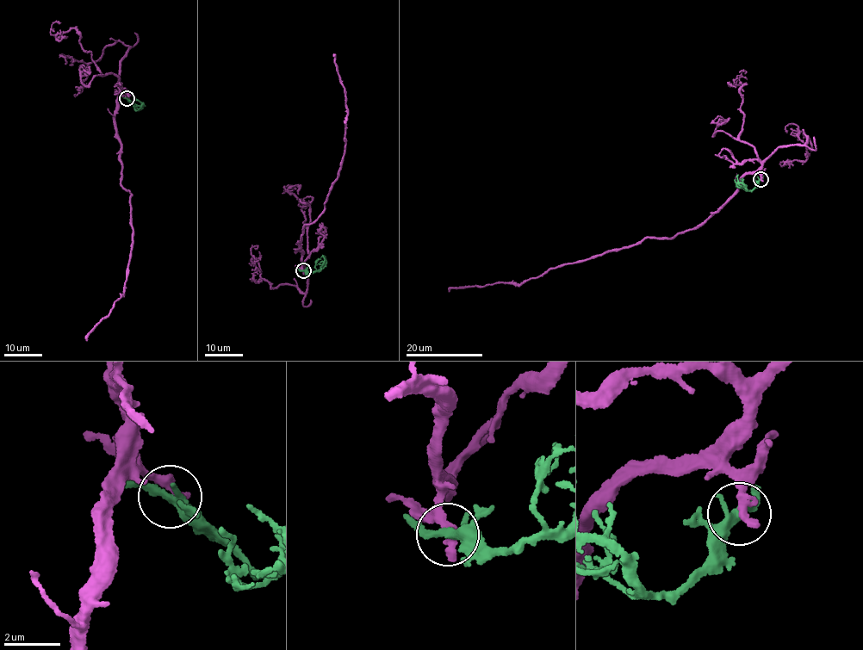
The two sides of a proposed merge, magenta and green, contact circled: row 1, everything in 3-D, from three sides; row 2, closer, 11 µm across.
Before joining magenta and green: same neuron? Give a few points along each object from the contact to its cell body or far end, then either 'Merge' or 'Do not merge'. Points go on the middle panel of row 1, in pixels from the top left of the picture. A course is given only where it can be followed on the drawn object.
Course of magenta: (303, 271), (302, 253), (295, 253), (301, 246), (303, 227), (324, 209), (344, 147), (347, 107), (334, 56). Course of green: (303, 270), (311, 273), (324, 267), (325, 262), (323, 255). Do not merge

